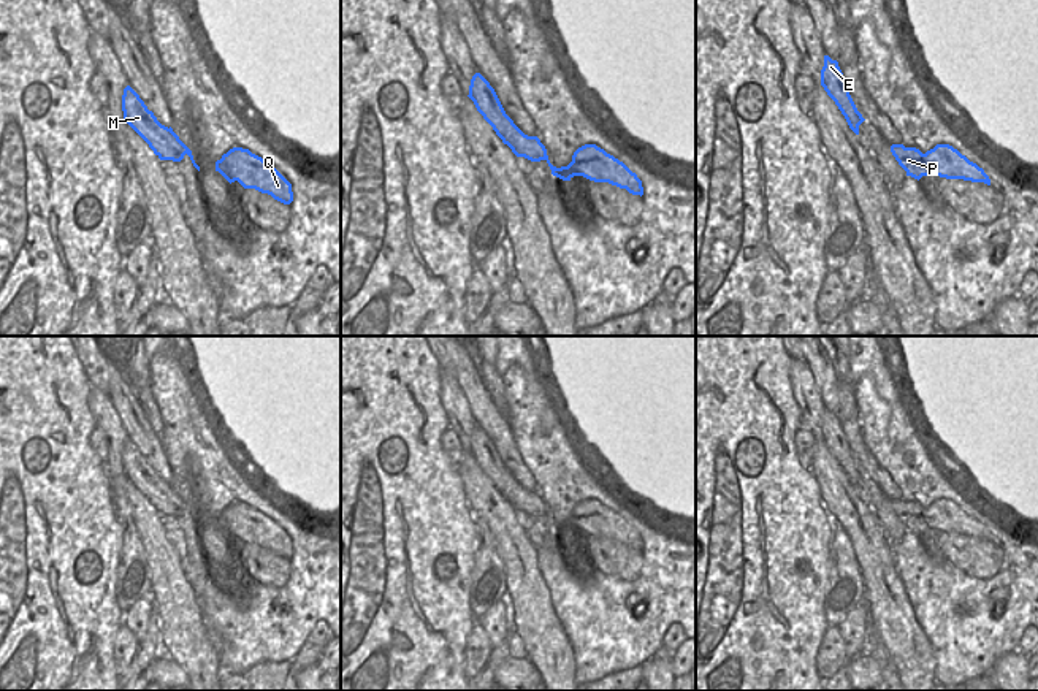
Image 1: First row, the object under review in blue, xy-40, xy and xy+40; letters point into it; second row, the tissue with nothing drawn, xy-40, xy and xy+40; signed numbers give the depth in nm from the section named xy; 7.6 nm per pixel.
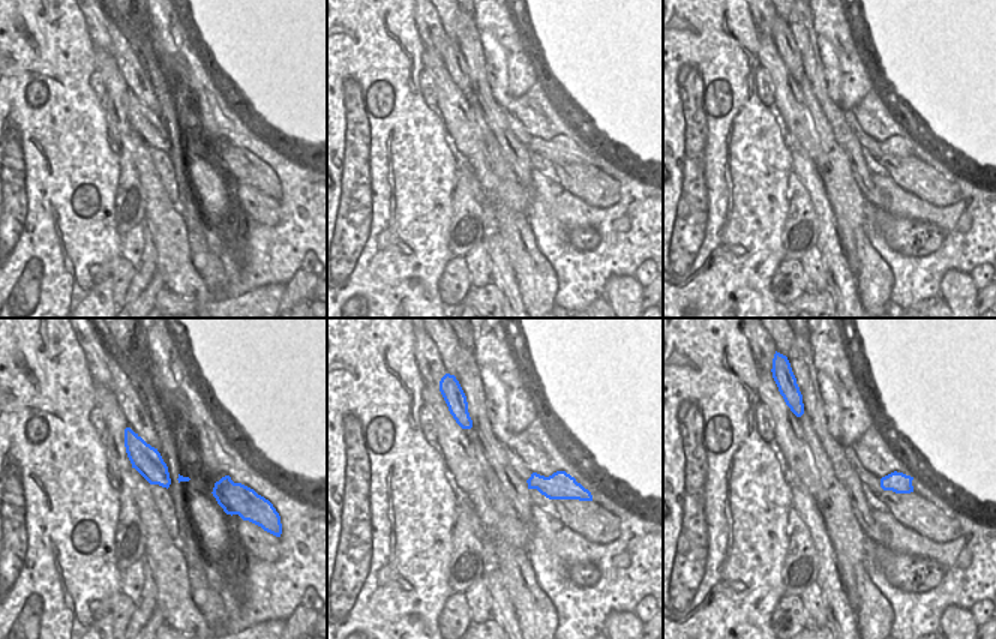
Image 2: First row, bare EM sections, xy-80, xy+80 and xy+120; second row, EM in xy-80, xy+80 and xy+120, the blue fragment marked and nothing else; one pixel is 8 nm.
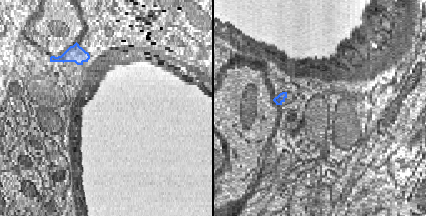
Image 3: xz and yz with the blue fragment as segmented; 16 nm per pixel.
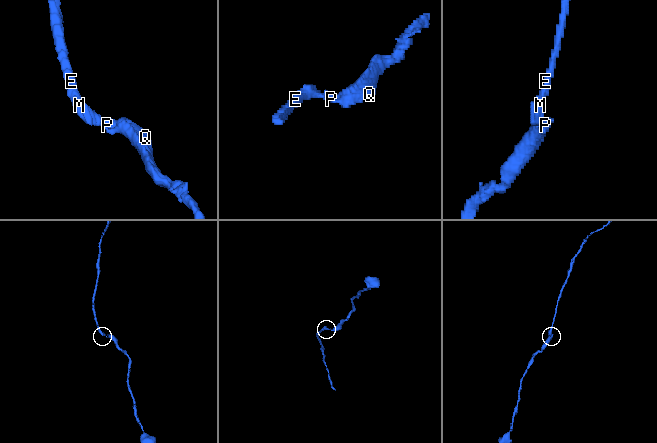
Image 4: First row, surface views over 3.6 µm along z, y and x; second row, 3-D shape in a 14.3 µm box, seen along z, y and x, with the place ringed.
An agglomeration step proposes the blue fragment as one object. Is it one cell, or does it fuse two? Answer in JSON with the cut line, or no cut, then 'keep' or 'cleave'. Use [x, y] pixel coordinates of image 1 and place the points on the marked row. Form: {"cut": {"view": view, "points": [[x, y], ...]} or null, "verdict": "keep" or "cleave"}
{"cut": null, "verdict": "keep"}

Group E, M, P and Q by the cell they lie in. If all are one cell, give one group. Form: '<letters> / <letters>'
E M P Q

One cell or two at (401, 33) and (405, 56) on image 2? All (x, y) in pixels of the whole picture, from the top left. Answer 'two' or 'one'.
one

